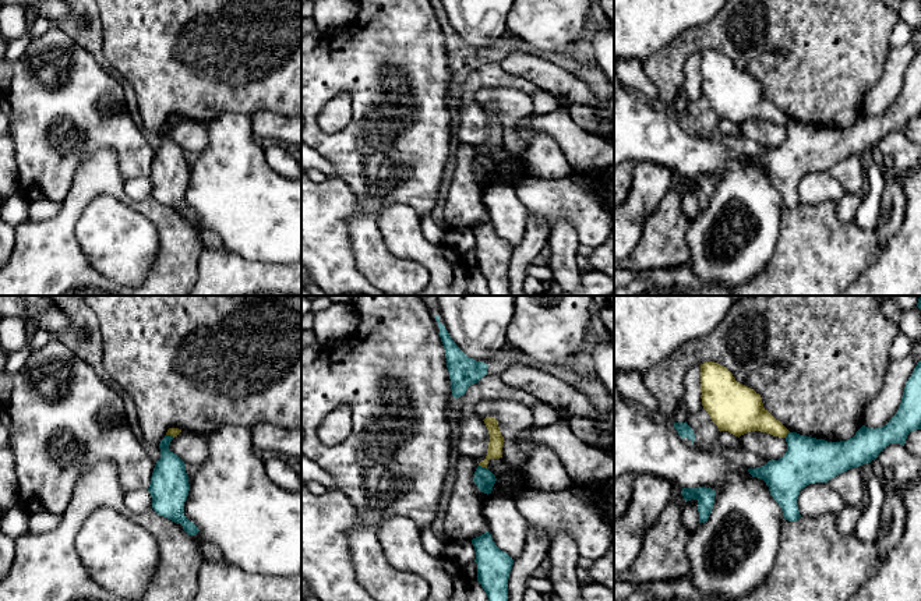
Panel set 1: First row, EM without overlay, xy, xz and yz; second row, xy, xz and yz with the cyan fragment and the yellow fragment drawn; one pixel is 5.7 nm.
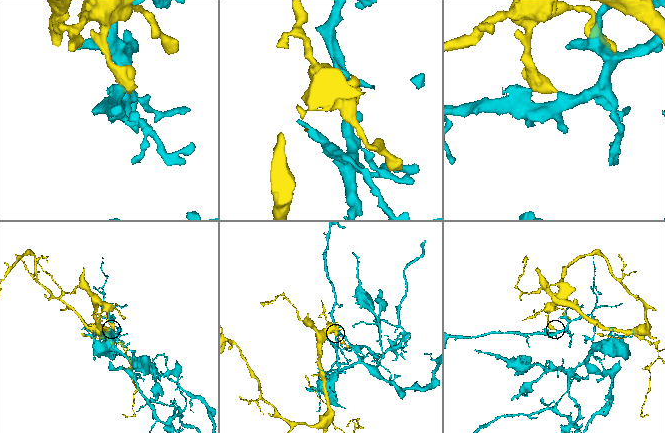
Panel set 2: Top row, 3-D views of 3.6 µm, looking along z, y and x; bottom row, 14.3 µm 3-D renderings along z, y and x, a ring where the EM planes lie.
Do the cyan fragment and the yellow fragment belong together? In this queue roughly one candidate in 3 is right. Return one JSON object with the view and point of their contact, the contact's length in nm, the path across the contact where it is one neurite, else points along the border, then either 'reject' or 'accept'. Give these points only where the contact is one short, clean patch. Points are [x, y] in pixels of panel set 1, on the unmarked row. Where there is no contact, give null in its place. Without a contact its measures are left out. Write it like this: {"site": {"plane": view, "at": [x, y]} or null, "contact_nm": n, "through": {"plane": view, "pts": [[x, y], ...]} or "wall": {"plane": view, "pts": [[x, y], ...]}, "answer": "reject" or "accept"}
{"site": {"plane": "xz", "at": [483, 155]}, "contact_nm": 50, "wall": {"plane": "xz", "pts": [[479, 152], [486, 156]]}, "answer": "reject"}

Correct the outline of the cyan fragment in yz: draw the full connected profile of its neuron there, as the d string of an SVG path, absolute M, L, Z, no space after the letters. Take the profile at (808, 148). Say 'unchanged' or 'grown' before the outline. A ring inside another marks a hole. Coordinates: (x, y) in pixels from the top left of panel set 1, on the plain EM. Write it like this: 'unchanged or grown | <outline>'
unchanged | M921 49L906 70L897 100L886 113L875 117L862 113L853 125L840 130L788 120L783 145L748 159L766 170L784 206L797 209L801 205L797 187L802 176L871 151L890 131L904 134L907 123L915 117L921 117Z

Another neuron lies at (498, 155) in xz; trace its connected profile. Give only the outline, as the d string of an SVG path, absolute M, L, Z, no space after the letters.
M504 145L500 146L490 146L487 156L495 163L500 173L504 174L505 181L508 181L511 185L518 185L518 181L512 177L507 176L507 167L512 165L514 160L521 160L519 156L512 155L508 152Z

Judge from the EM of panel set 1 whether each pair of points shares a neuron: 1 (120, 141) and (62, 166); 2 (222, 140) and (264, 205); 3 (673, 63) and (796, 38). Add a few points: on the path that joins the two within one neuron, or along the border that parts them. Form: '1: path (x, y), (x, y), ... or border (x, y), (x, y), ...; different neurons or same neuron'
1: path (91, 115), (57, 113), (43, 126), (42, 137); same neuron
2: path (232, 156), (232, 173), (247, 188); same neuron
3: path (704, 36), (752, 24), (764, 39); same neuron

